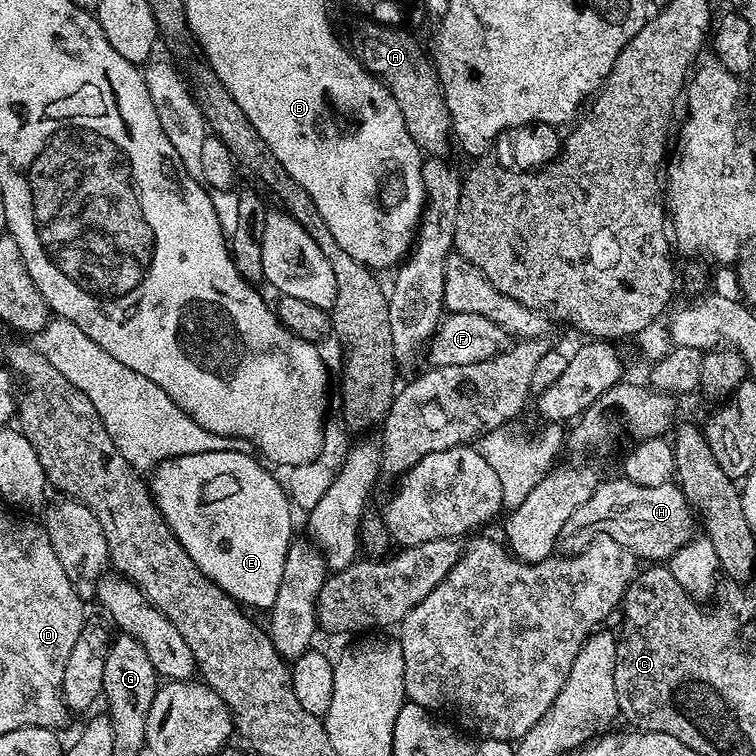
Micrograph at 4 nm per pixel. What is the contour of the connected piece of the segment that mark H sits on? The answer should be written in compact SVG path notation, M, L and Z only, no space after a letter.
M623 478L605 479L596 487L594 494L590 494L590 498L586 498L586 503L583 506L578 506L578 510L574 510L570 522L566 522L566 526L562 526L560 534L564 538L574 535L575 532L603 534L614 538L621 546L631 550L641 561L667 562L685 542L692 539L694 535L692 516L694 518L693 509L684 496L679 483L669 482L662 486L638 486Z

